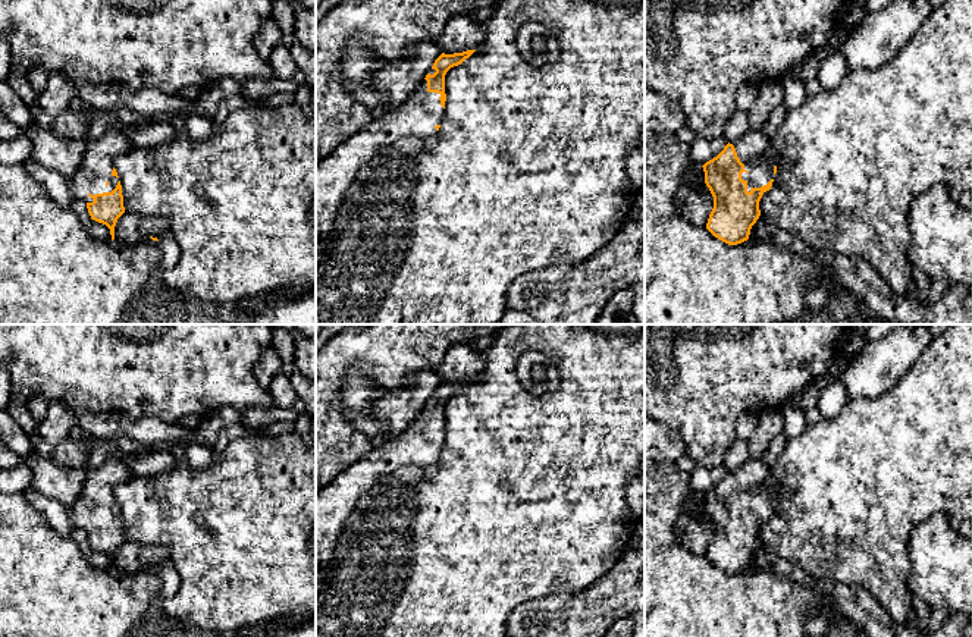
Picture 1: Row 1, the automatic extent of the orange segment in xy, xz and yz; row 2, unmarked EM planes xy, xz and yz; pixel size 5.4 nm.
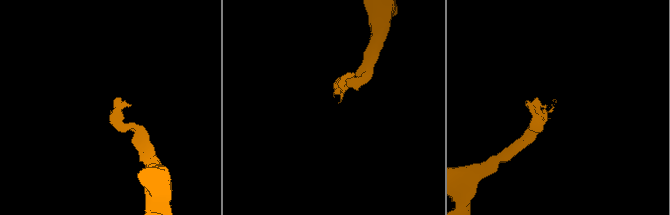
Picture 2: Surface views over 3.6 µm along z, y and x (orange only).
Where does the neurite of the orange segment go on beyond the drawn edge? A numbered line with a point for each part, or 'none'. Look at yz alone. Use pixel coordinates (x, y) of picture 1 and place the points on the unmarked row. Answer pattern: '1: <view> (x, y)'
1: yz (752, 476)

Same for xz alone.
1: xz (417, 445)

